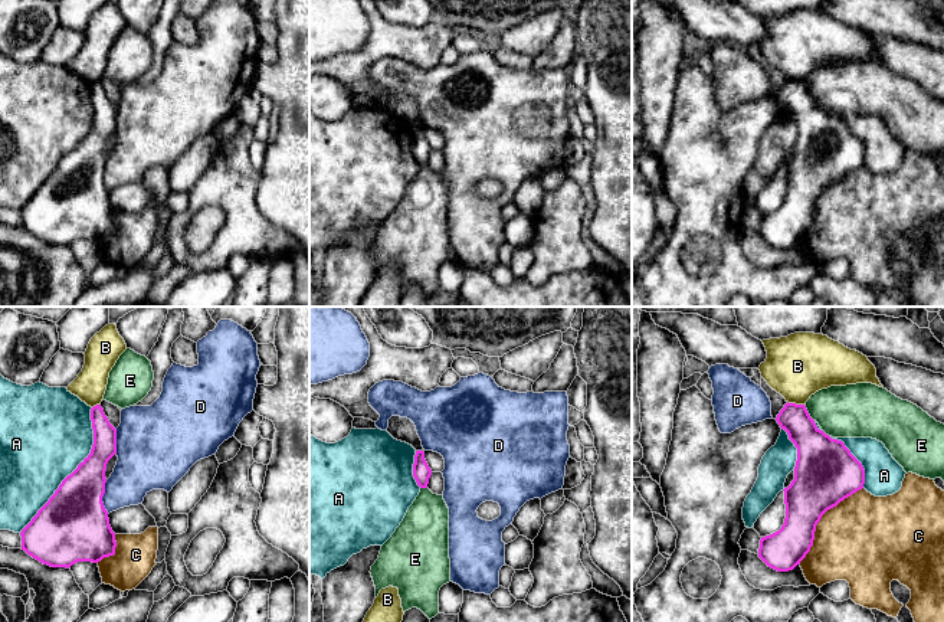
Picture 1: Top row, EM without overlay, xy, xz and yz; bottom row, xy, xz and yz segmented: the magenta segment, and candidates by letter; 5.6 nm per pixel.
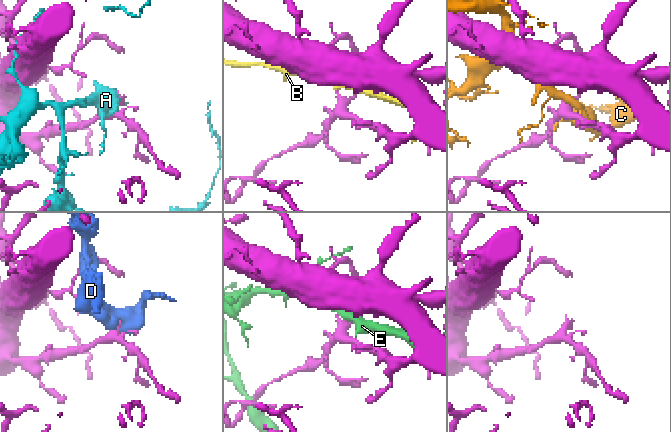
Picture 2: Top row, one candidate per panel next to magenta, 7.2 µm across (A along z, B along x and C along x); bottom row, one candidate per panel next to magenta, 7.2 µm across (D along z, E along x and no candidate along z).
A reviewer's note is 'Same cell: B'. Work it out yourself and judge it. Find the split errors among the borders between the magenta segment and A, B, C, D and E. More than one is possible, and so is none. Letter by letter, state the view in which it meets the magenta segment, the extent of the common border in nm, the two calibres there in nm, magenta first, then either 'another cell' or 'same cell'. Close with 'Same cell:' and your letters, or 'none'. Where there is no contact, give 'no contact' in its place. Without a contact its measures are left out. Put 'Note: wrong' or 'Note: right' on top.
Note: wrong
A: xy | 800 nm | 340/480 nm | another cell
B: yz | 100 nm | 190/360 nm | another cell
C: yz | 550 nm | 340/460 nm | another cell
D: xy | 190 nm | 400/260 nm | another cell
E: yz | 110 nm | 260/300 nm | another cell
Same cell: none

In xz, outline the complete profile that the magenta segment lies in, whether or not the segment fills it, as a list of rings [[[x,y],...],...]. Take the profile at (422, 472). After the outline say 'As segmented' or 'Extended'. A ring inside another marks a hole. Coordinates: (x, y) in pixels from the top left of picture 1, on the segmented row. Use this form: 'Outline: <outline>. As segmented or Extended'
Outline: [[[416,451],[414,464],[413,464],[413,477],[420,488],[427,488],[432,469],[429,468],[425,452]]]. As segmented

